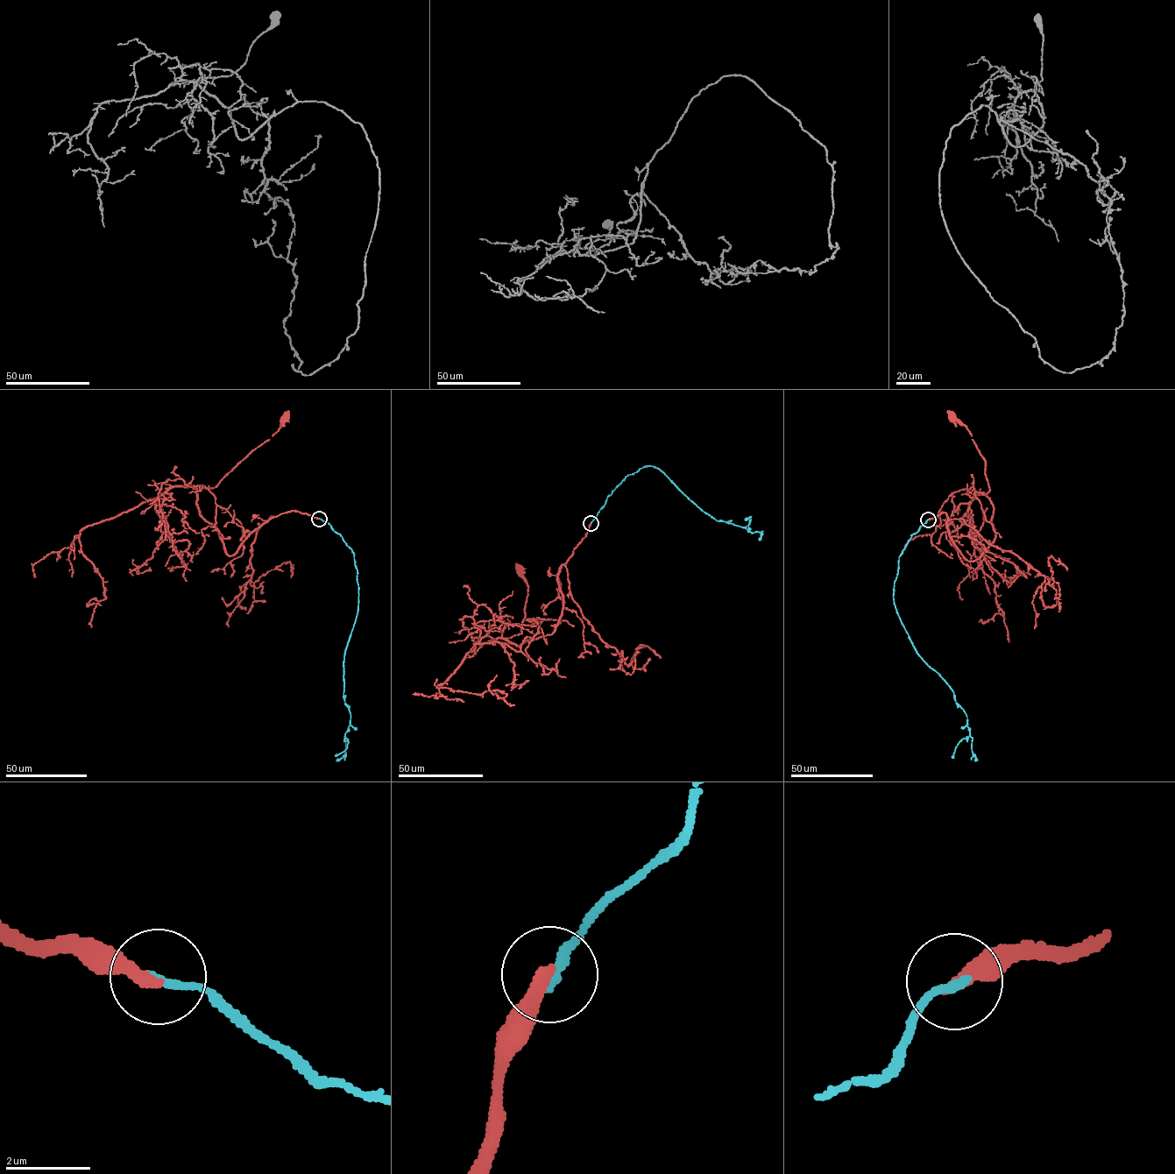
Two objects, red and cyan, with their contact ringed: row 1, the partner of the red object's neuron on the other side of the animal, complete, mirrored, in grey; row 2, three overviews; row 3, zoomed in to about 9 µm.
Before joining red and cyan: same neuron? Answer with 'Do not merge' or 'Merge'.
Do not merge

